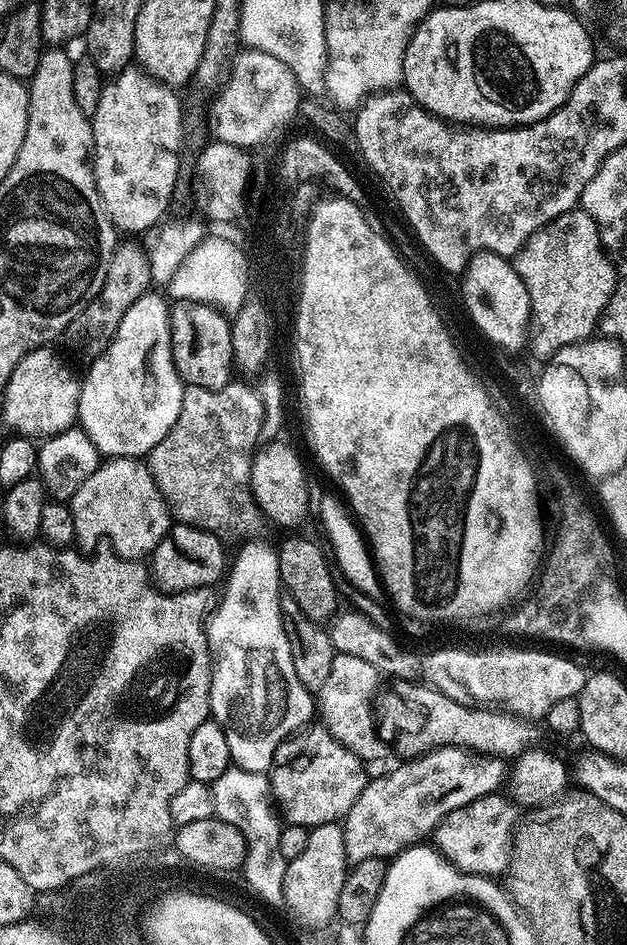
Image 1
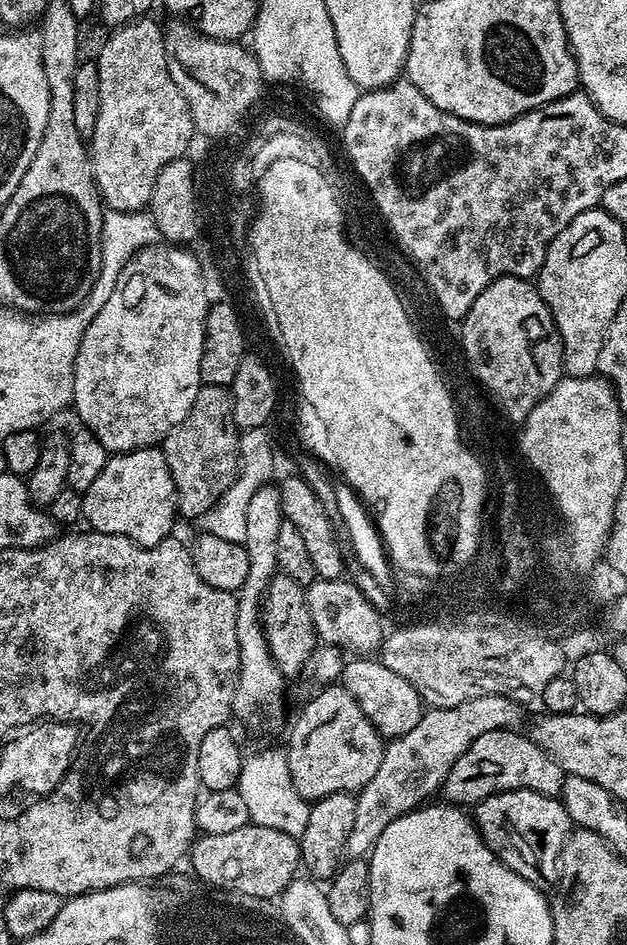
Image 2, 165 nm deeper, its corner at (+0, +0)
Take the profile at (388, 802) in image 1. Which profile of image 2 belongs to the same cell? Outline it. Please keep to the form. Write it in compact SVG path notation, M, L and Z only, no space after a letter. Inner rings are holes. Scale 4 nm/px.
M499 728L474 738L466 754L454 762L444 780L443 799L457 806L475 806L494 794L519 788L559 797L566 773L550 754L546 754L546 750L542 750L542 746L535 744L527 735L519 736L518 733L510 728Z

